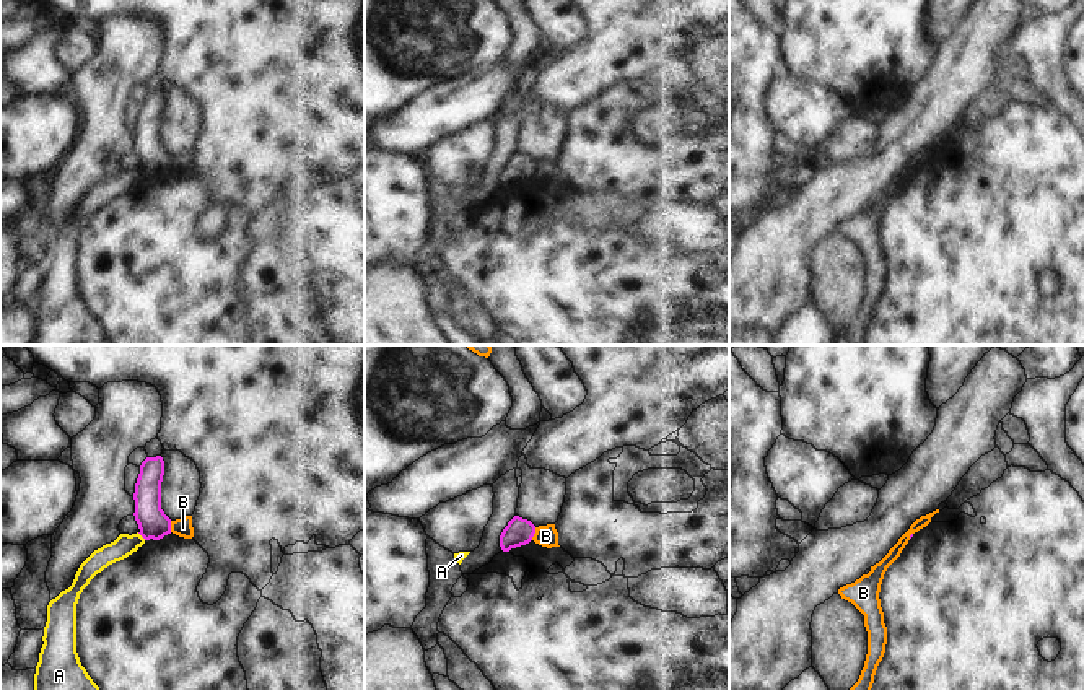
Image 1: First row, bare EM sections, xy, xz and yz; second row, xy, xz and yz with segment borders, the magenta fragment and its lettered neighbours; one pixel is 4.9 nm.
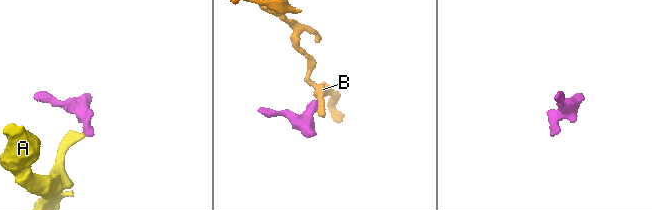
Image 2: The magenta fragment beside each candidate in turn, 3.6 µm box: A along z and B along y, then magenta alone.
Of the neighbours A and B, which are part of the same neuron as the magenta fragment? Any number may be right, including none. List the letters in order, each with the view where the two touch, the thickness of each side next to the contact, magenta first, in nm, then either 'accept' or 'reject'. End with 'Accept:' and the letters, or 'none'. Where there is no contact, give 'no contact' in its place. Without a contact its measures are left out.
A: contact in xy; calibres 150 and 110 nm; reject
B: contact in xz; calibres 130 and 110 nm; reject
Accept: none

